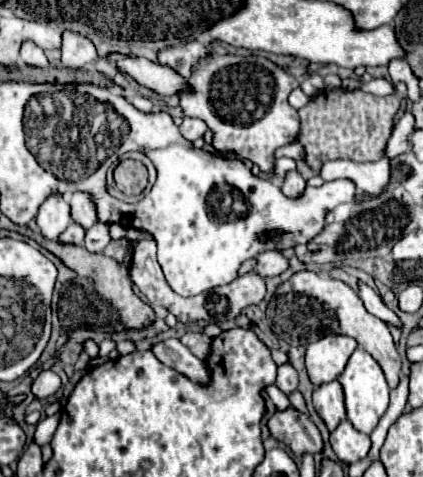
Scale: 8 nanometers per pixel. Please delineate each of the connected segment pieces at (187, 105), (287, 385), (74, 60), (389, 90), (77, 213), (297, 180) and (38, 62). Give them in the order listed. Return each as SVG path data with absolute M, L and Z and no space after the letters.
M213 55L213 59L205 59L197 71L193 71L189 85L195 89L193 95L181 95L183 113L189 117L199 117L213 131L213 145L221 153L233 153L239 159L249 159L259 165L261 171L273 169L273 153L275 149L293 143L299 135L299 117L297 111L287 103L289 93L297 87L297 79L287 75L281 67L273 65L263 57L239 57L239 55Z
M283 363L277 367L277 381L275 385L283 391L283 393L293 393L297 389L297 371L289 365L289 363Z
M65 31L63 33L63 41L61 41L61 63L63 67L81 67L89 61L97 59L97 51L95 45L89 37L81 35L81 33L73 33L73 31Z
M383 78L372 79L370 82L362 84L360 89L377 96L387 96L394 93L392 83Z
M73 193L71 197L71 219L81 225L83 229L89 229L97 223L97 215L95 215L95 205L91 203L89 195L85 193Z
M289 171L281 183L281 189L285 191L285 195L289 197L297 197L303 189L305 189L305 179L301 177L299 171Z
M25 41L21 45L21 61L33 67L49 67L49 61L43 55L43 49L37 47L33 41Z

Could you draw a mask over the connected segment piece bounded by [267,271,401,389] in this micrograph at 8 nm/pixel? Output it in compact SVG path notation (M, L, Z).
M313 271L295 273L277 289L267 309L267 319L271 323L271 329L289 345L301 345L301 341L317 341L325 335L347 335L355 339L381 365L391 389L399 385L401 359L389 327L375 315L367 313L361 297L347 283L333 281L331 277Z

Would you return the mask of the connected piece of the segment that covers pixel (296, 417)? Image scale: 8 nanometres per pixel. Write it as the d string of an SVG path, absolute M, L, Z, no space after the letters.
M287 407L285 411L275 409L273 417L267 421L267 427L271 435L287 445L297 457L303 457L305 453L317 453L324 444L319 429L309 419L309 415L295 407Z

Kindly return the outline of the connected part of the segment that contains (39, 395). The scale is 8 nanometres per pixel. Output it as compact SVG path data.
M41 371L39 377L33 381L33 395L35 399L45 399L49 395L53 395L57 389L61 387L61 379L55 371Z

